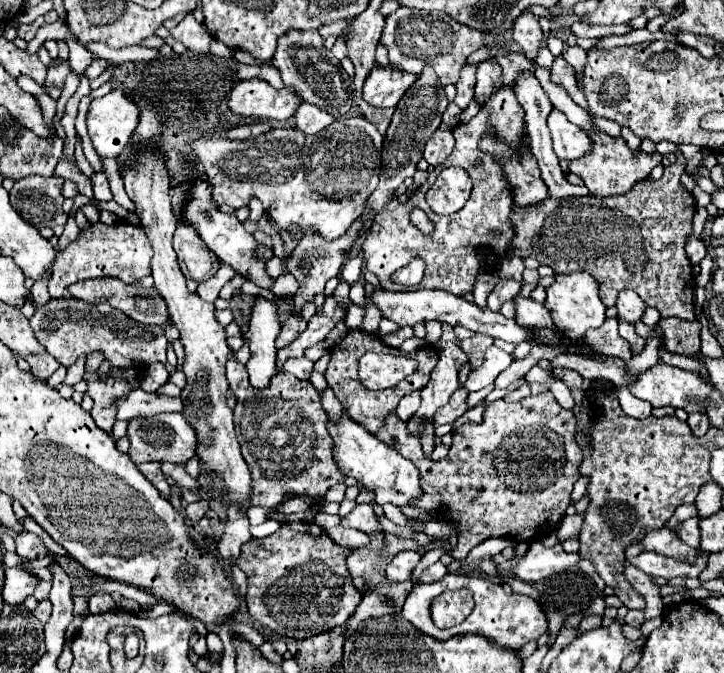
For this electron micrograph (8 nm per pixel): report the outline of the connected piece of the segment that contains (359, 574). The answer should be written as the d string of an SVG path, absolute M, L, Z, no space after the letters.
M381 530L369 532L369 540L371 542L365 548L355 548L347 556L347 570L361 594L383 584L385 568L397 552L421 548L413 538L403 538L399 534L389 534Z

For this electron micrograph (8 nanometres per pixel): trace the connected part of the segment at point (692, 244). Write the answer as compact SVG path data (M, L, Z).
M693 234L693 236L691 236L691 240L687 242L685 250L687 250L689 260L691 260L691 264L693 264L693 266L695 266L695 264L699 264L699 262L705 258L705 254L707 254L707 246L705 246L705 242L701 242L695 234Z

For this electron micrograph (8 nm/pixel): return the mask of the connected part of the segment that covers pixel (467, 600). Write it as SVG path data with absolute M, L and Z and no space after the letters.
M469 590L445 592L431 604L431 616L437 628L451 628L461 624L473 610L473 598Z

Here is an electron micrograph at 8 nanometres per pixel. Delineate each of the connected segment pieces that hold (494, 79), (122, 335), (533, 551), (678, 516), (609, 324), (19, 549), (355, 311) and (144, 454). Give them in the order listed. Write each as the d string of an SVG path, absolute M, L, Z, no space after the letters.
M489 58L477 66L477 84L475 84L475 102L483 108L495 90L501 90L501 66L495 58Z
M77 298L49 300L45 306L39 306L29 320L39 344L55 356L63 366L75 364L81 356L101 352L111 368L139 368L153 362L165 364L167 358L167 338L163 326L149 326L135 322L121 314L121 310L111 308L109 304L87 304Z
M533 542L527 556L511 568L511 576L523 580L523 582L537 582L541 578L547 578L551 574L563 572L571 566L575 566L579 560L577 554L567 554L561 548L561 542L547 548L541 542Z
M689 504L689 506L679 506L679 508L675 510L675 514L671 516L671 520L667 522L667 526L673 530L677 524L681 524L683 520L693 518L693 516L697 516L697 508L695 508L695 504Z
M607 318L599 328L589 330L583 336L583 340L589 348L593 348L593 350L597 350L599 354L605 354L605 356L617 356L625 362L633 356L629 342L623 340L617 332L617 318Z
M23 532L23 534L15 536L15 552L17 552L17 556L21 556L25 560L35 560L35 552L47 554L41 540L31 532Z
M349 304L347 314L345 314L345 326L347 328L359 328L361 322L363 322L363 314L365 314L363 308L359 308L355 304Z
M157 414L151 418L133 418L129 420L127 436L131 440L129 456L135 464L141 462L171 462L171 464L185 464L189 458L195 456L197 450L197 436L193 426L189 426L183 414Z

